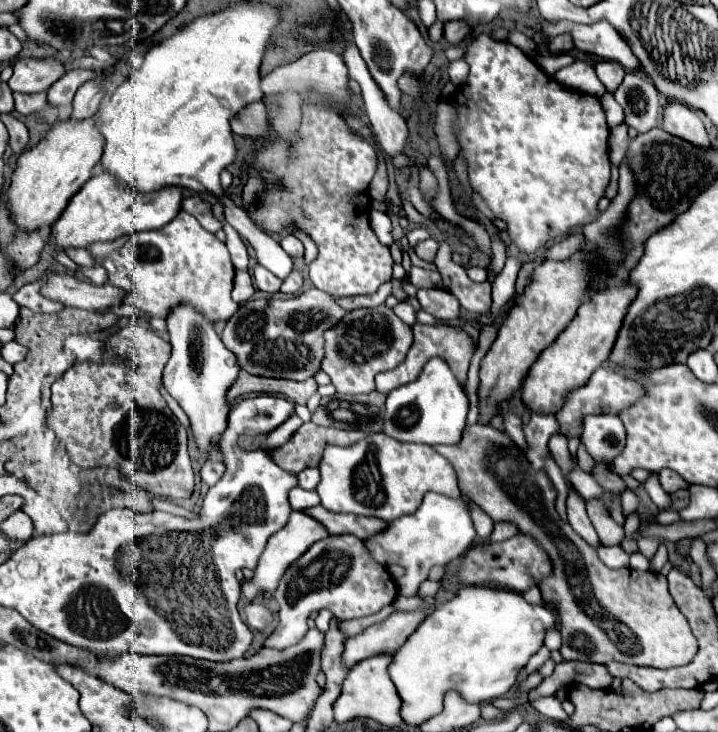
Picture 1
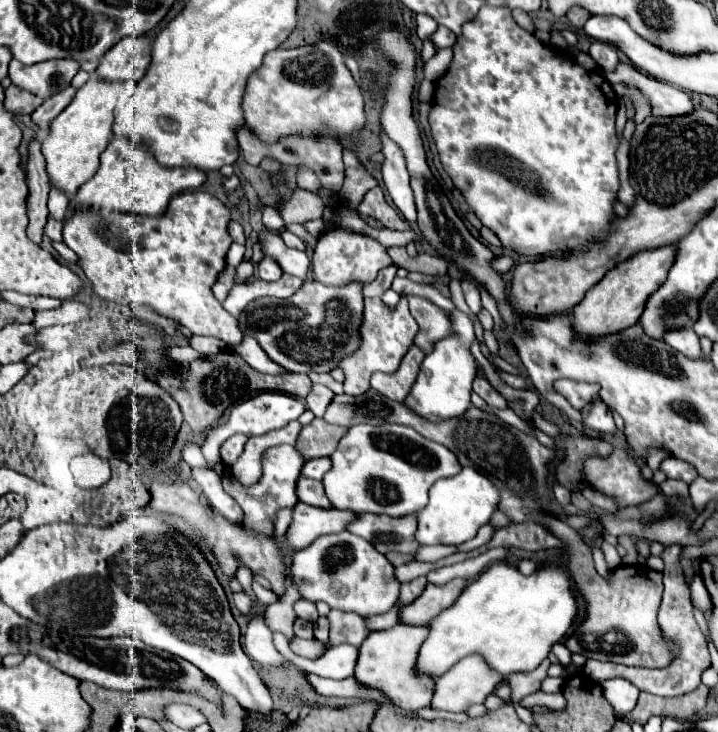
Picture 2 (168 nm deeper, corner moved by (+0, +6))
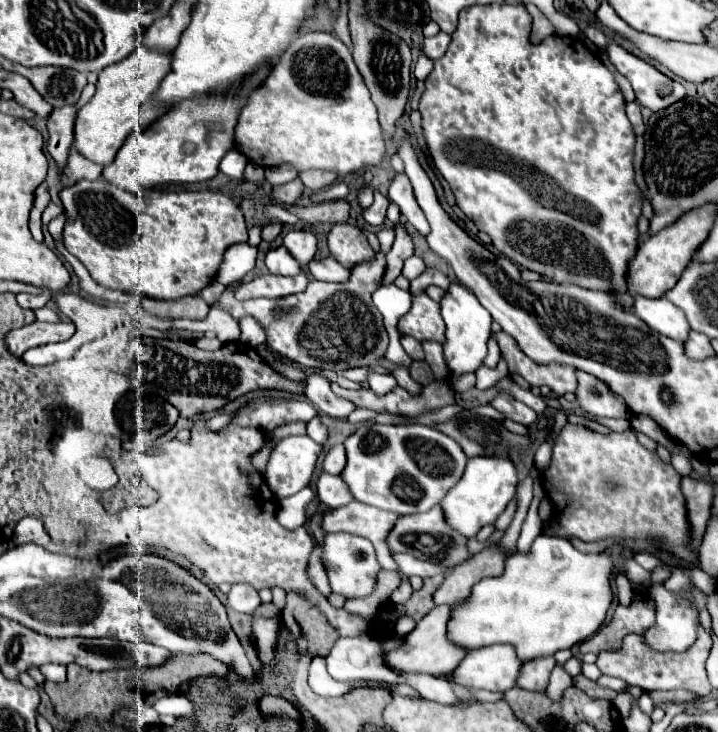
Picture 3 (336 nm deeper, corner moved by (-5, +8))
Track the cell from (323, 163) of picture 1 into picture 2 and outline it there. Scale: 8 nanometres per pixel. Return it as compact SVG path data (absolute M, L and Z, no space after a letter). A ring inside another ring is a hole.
M342 228L324 232L318 238L318 244L316 244L316 250L312 256L314 278L326 286L346 286L352 280L368 284L368 282L372 282L372 278L376 278L376 274L384 266L390 266L390 264L392 264L392 260L380 242L376 242L364 234L354 234L354 232L348 232Z

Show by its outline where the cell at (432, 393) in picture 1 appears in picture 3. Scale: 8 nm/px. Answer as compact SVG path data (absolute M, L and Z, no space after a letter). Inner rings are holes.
M453 282L449 290L441 298L441 316L445 320L445 342L443 342L443 354L447 362L447 370L451 378L459 378L463 374L475 372L485 356L487 356L487 340L491 336L491 316L489 312L479 304L479 300L469 292L469 288Z

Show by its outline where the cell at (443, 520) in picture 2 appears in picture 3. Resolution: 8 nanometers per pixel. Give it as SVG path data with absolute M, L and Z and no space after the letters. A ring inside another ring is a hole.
M505 456L471 458L467 462L467 470L465 470L463 478L459 480L459 484L455 484L441 500L441 510L445 512L445 522L455 532L461 532L461 536L475 538L475 534L483 526L493 524L503 514L503 510L515 496L515 490L517 490L517 472L509 458L505 458Z

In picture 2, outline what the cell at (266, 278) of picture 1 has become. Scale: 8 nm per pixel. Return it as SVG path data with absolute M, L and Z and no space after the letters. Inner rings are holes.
M264 256L262 262L258 264L258 276L262 280L278 280L282 276L282 268L278 266L278 262L274 262L274 258L270 256Z

